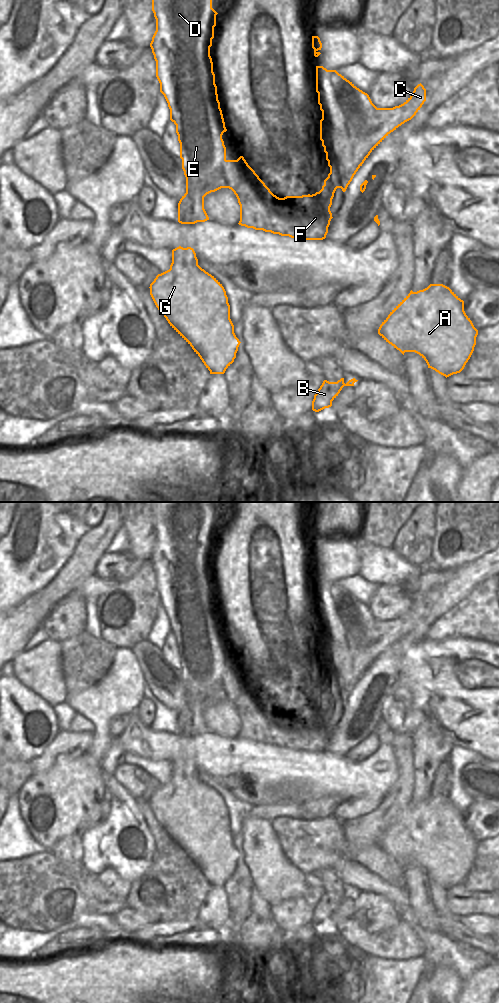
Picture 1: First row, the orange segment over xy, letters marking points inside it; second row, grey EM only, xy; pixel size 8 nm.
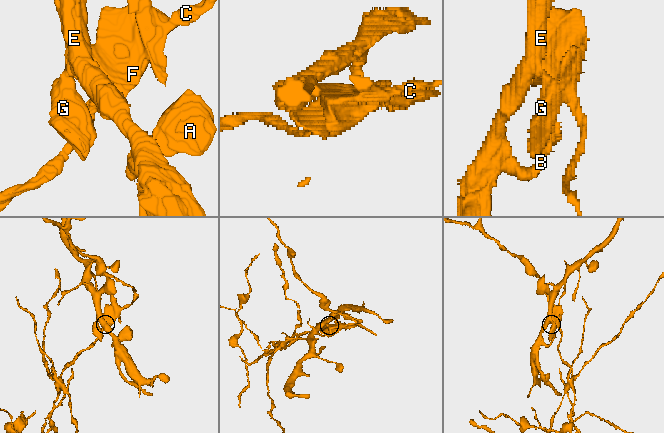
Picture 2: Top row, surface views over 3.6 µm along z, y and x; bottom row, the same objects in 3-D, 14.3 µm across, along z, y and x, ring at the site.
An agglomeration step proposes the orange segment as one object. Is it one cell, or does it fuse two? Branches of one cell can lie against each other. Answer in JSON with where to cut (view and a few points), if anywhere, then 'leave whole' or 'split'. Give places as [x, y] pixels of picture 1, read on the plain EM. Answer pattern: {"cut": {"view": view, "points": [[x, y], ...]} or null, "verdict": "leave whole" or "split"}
{"cut": {"view": "xy", "points": [[225, 672], [224, 682], [233, 683], [239, 691], [232, 701]]}, "verdict": "split"}

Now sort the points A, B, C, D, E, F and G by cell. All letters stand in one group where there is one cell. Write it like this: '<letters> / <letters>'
A B D E G / C F

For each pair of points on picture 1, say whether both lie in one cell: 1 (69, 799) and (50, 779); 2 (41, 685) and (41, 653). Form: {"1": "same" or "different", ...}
{"1": "same", "2": "same"}

